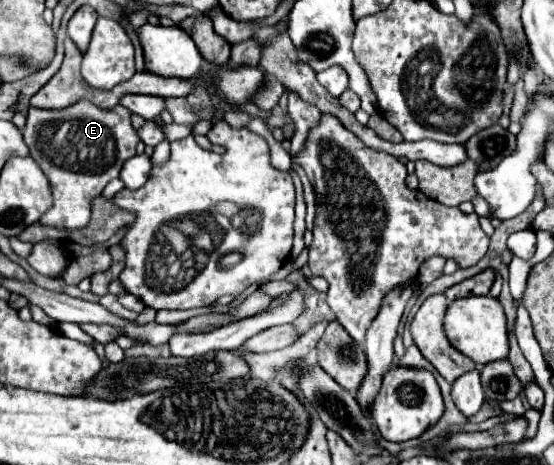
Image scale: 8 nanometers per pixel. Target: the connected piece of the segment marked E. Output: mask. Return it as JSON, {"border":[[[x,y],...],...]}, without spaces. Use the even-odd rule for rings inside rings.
{"border":[[[78,101],[76,105],[58,111],[28,109],[24,141],[30,149],[30,157],[48,177],[54,195],[52,209],[40,217],[42,225],[74,231],[84,229],[90,223],[92,201],[102,193],[108,181],[120,175],[124,161],[136,155],[140,137],[132,127],[130,117],[132,113],[122,105],[106,111],[90,101]]]}

